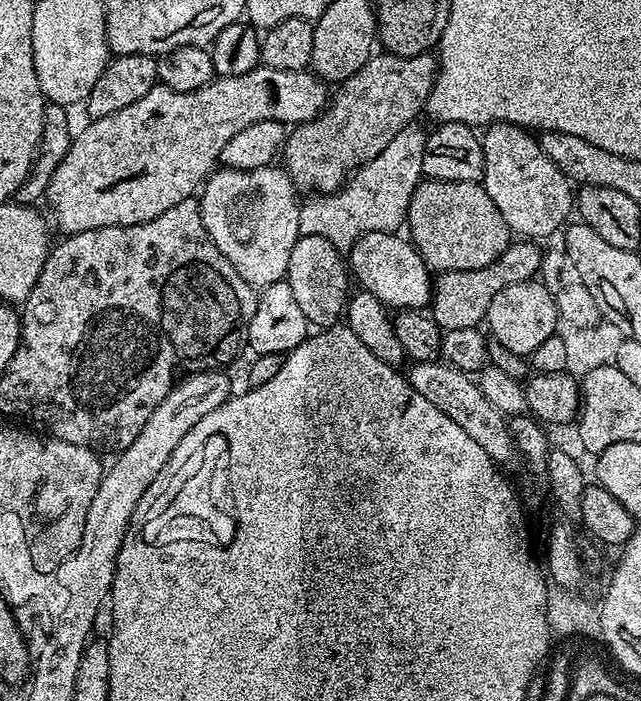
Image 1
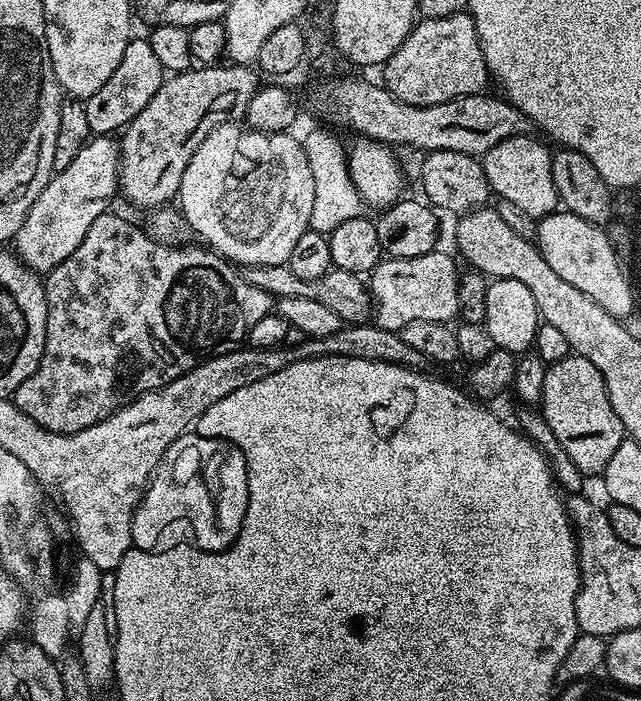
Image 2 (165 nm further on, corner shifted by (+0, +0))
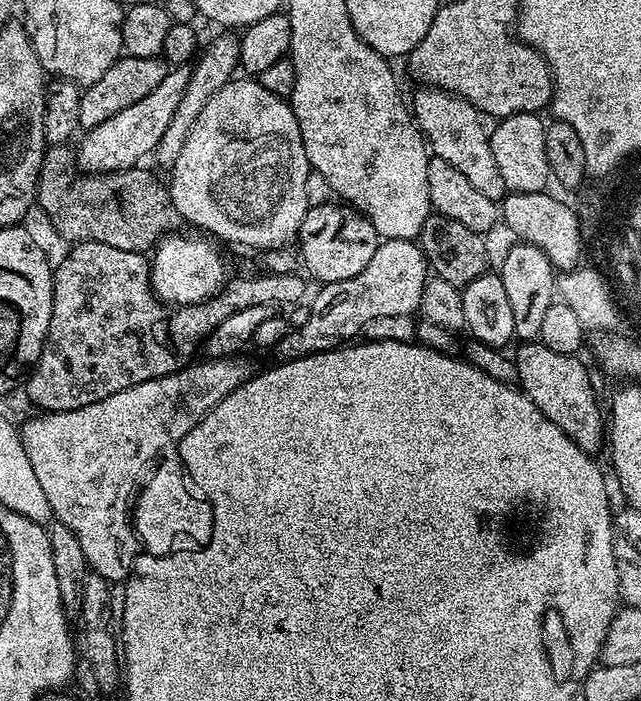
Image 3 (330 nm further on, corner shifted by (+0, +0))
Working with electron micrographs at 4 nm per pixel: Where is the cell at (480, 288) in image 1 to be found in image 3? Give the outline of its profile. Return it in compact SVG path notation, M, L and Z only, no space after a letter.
M381 239L370 262L366 262L364 269L354 274L354 278L321 287L321 292L310 300L309 320L302 327L288 331L286 338L276 344L275 355L280 355L279 359L285 361L297 360L314 352L326 352L333 342L348 342L359 337L364 324L374 322L374 318L386 318L386 314L412 316L420 307L429 279L430 265L416 240Z

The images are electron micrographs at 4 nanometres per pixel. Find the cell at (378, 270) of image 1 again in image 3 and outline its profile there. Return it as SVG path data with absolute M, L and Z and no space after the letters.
M327 202L309 207L300 227L298 252L309 277L317 276L320 282L333 284L361 272L374 255L377 243L374 226L360 212L340 202Z

